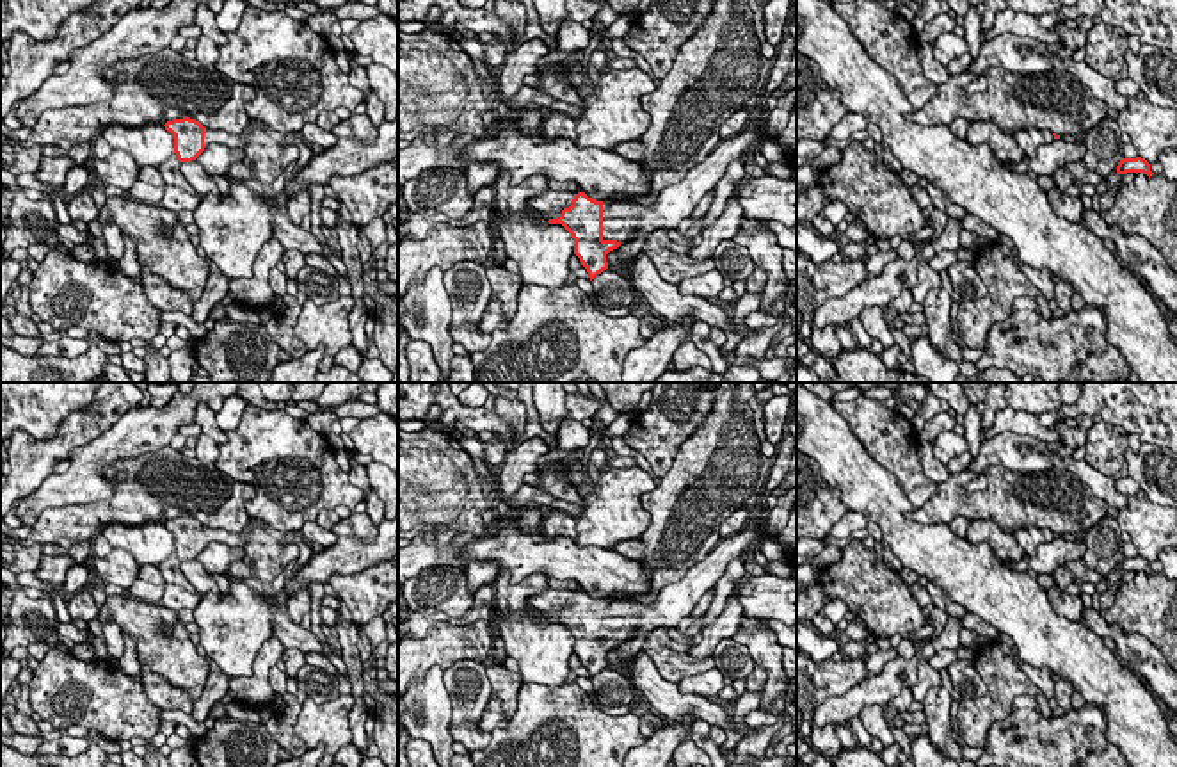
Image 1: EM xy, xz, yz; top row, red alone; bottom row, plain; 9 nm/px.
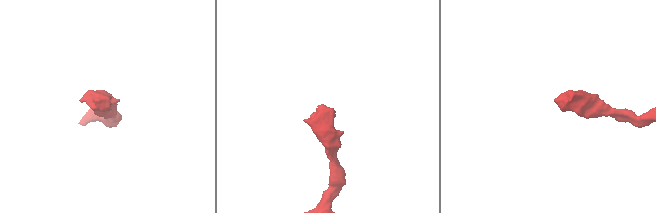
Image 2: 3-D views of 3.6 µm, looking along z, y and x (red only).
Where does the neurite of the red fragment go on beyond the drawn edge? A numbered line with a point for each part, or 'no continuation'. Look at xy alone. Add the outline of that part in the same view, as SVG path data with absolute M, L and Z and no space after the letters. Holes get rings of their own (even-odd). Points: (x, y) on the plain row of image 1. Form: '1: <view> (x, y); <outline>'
1: xy (219, 534); M204 529L204 546L208 546L212 541L224 543L228 546L244 546L245 545L245 536L242 534L233 534L224 529ZM245 534L247 536L247 534Z

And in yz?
1: yz (1030, 538); M1038 527L1021 529L1013 536L1015 536L1017 543L1022 546L1024 553L1029 557L1033 557L1037 553L1037 548L1042 543L1049 543L1054 539L1053 530L1038 529Z

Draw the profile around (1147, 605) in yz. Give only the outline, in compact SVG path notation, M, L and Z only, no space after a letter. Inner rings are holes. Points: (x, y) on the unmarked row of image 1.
M1138 571L1101 614L1125 634L1147 637L1177 671L1177 578L1170 580L1163 571L1150 577Z

